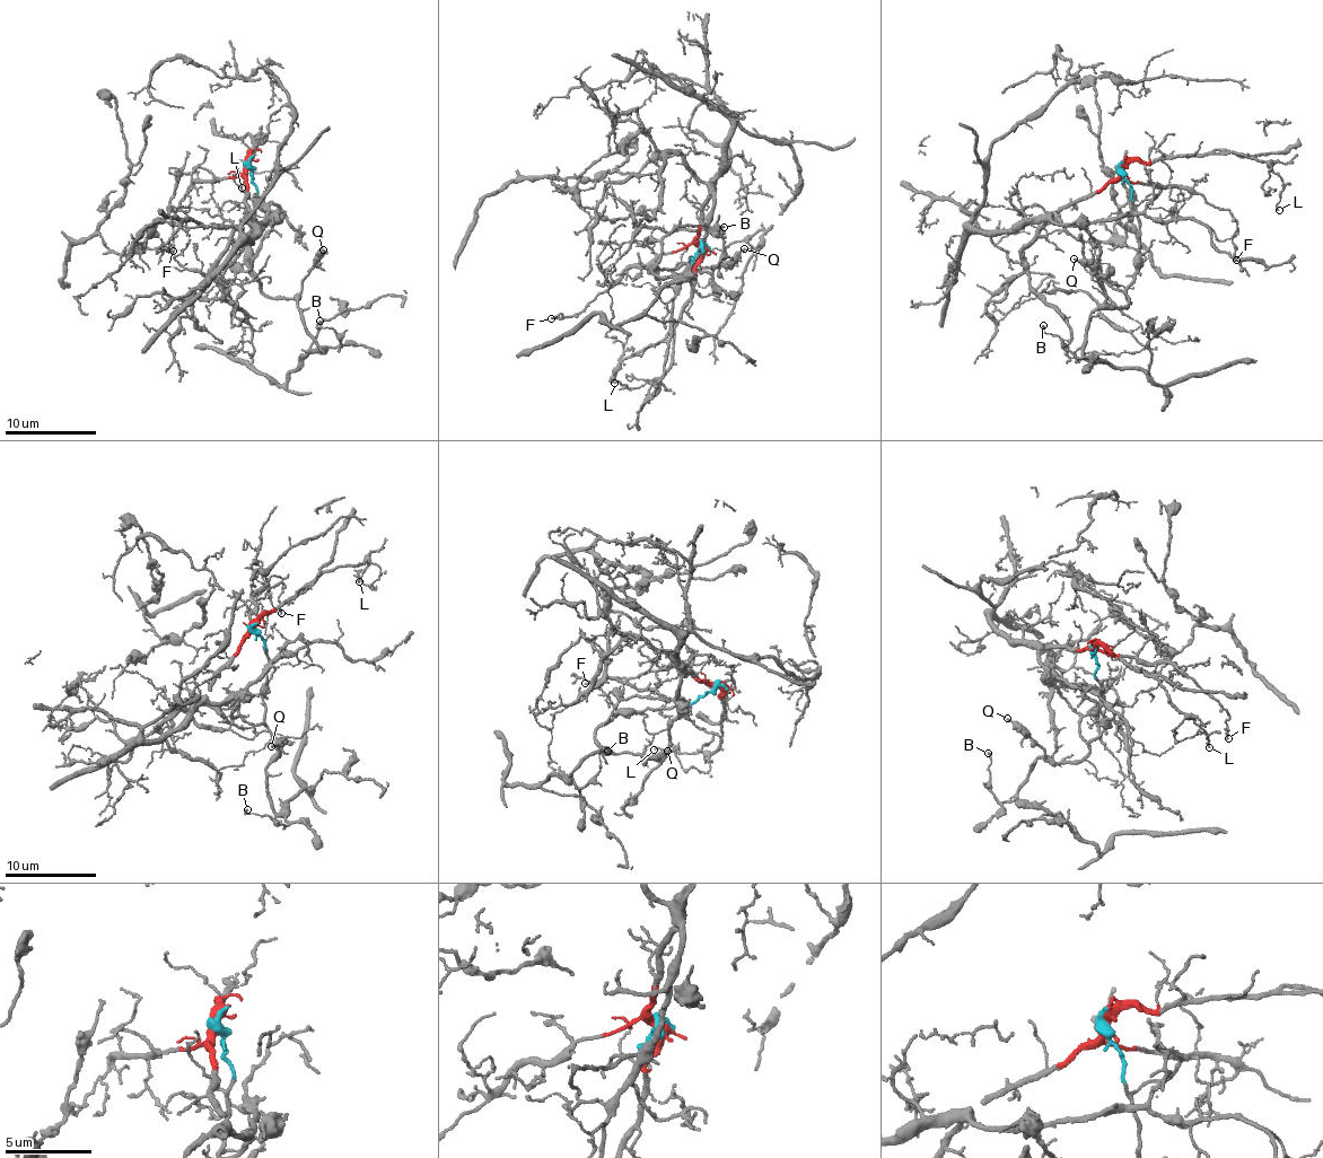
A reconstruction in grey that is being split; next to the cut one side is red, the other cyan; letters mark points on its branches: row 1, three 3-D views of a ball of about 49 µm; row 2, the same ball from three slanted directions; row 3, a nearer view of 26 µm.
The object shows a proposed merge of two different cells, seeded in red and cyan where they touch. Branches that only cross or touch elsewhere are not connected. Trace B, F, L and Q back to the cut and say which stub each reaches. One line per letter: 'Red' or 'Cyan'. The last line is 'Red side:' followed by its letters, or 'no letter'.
B: Cyan
F: Red
L: Red
Q: Cyan
Red side: F, L

